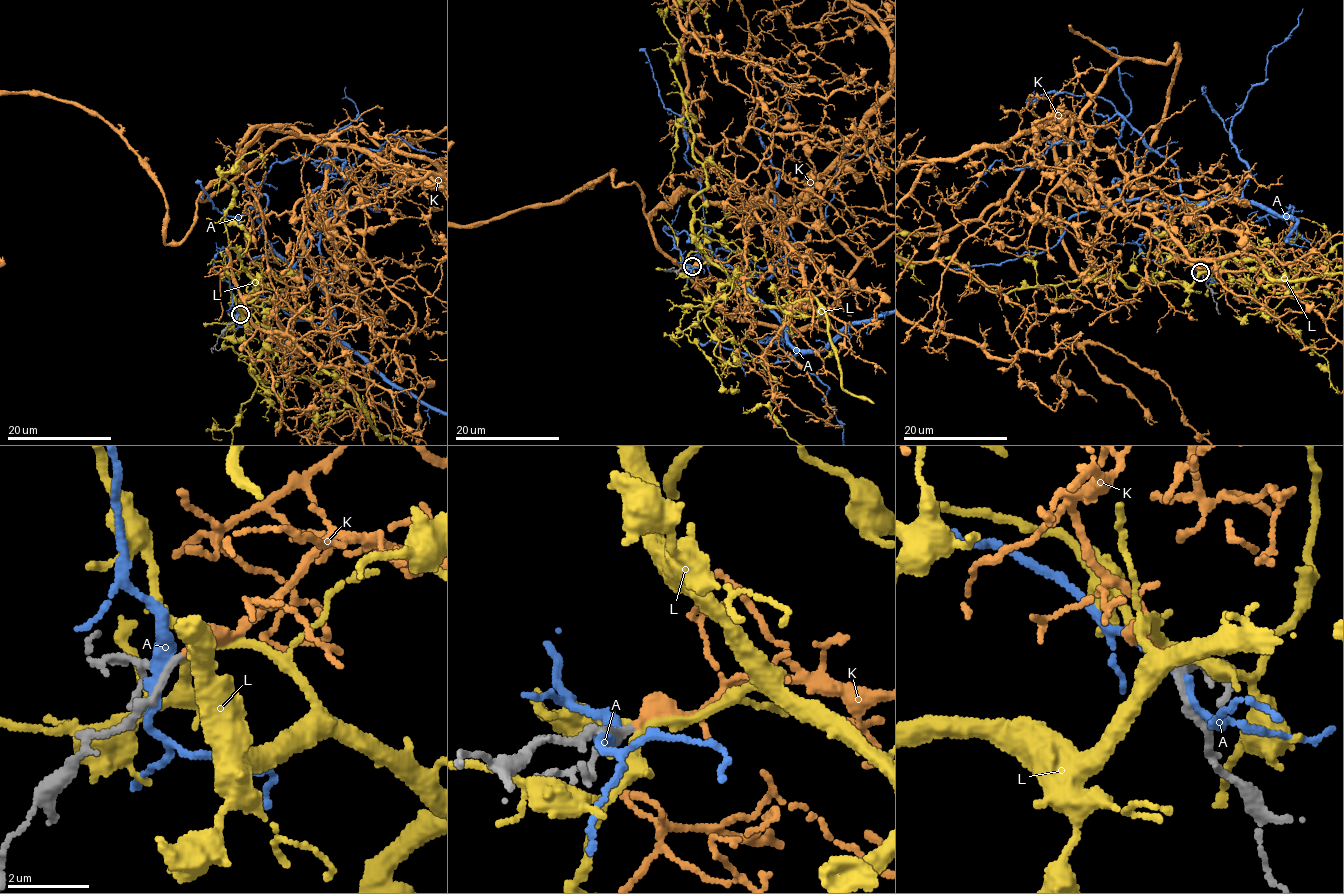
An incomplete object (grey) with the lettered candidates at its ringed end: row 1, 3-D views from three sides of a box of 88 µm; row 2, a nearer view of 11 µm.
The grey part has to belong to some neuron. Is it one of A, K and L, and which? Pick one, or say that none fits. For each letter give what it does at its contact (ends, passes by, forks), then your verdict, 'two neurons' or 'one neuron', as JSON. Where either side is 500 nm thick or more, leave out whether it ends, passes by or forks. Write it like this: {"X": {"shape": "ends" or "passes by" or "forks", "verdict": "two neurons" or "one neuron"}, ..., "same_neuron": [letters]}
{"A": {"shape": "passes by", "verdict": "two neurons"}, "K": {"shape": "ends", "verdict": "one neuron"}, "L": {"shape": "forks", "verdict": "two neurons"}, "same_neuron": ["K"]}

